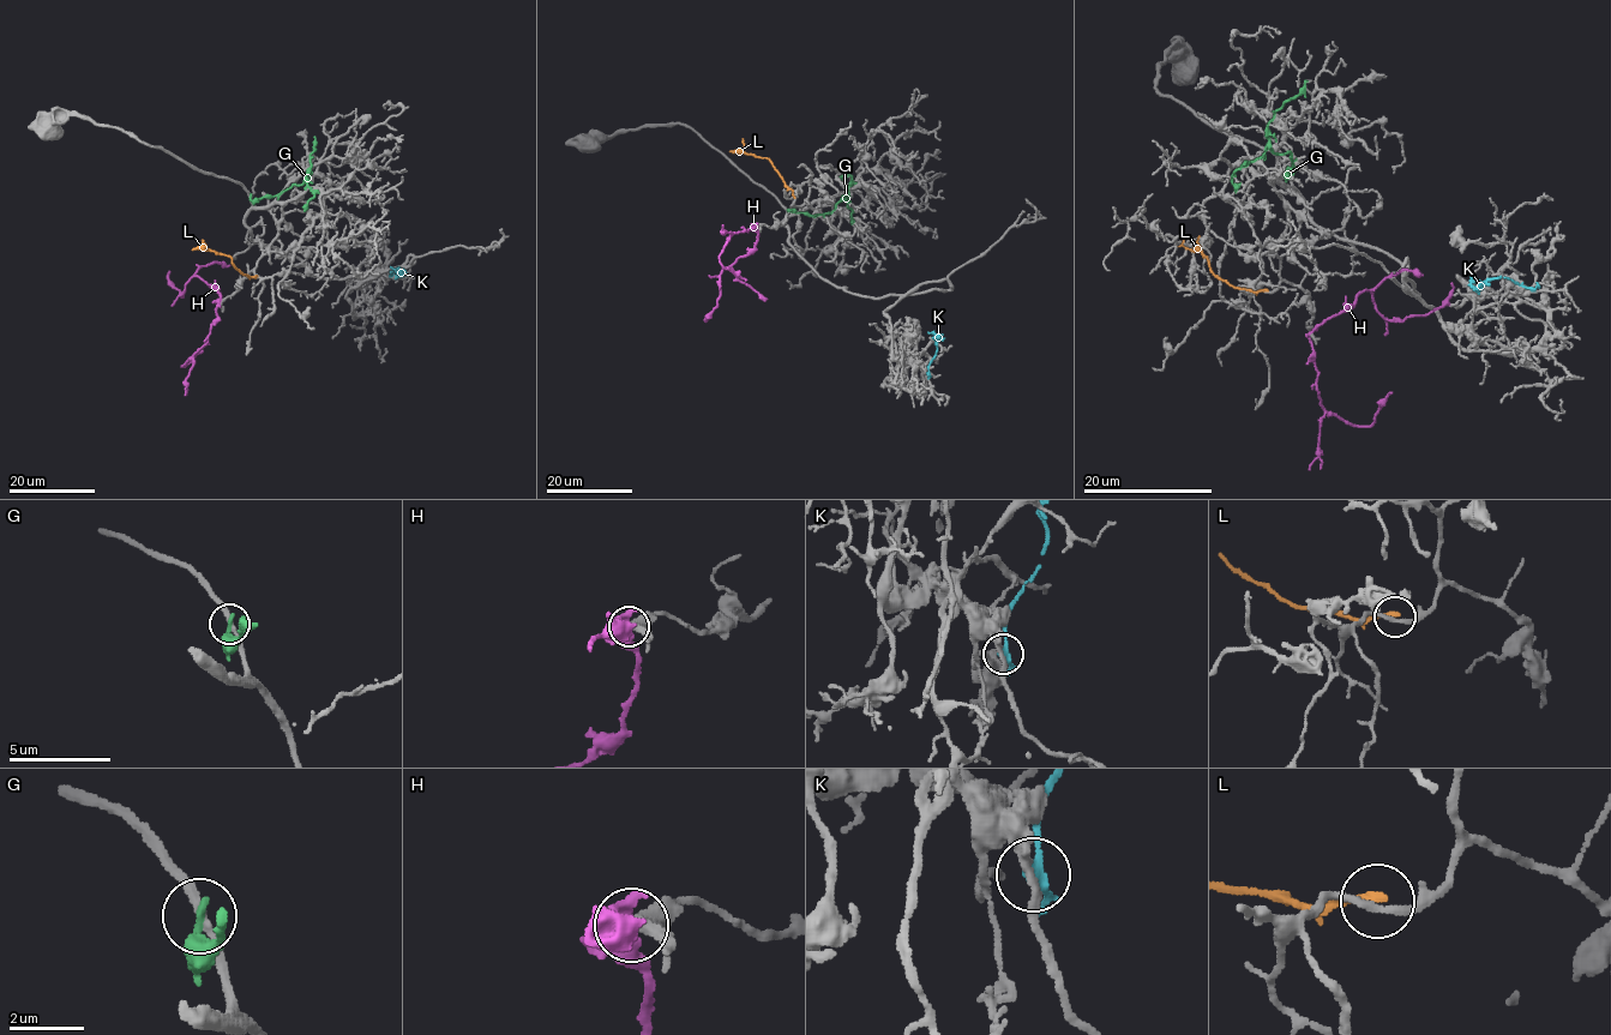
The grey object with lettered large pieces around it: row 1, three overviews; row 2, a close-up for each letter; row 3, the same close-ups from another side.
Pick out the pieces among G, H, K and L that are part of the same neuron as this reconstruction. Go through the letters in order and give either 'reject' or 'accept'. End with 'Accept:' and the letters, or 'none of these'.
G: reject
H: reject
K: reject
L: reject
Accept: none of these

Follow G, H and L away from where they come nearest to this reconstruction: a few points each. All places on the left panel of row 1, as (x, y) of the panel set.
G: (251, 196), (251, 200), (258, 200), (301, 185), (314, 150), (314, 136)
H: (218, 304), (217, 290), (194, 275), (181, 295), (168, 278), (169, 271)
L: (257, 276), (242, 275), (230, 258), (209, 250), (192, 250)

